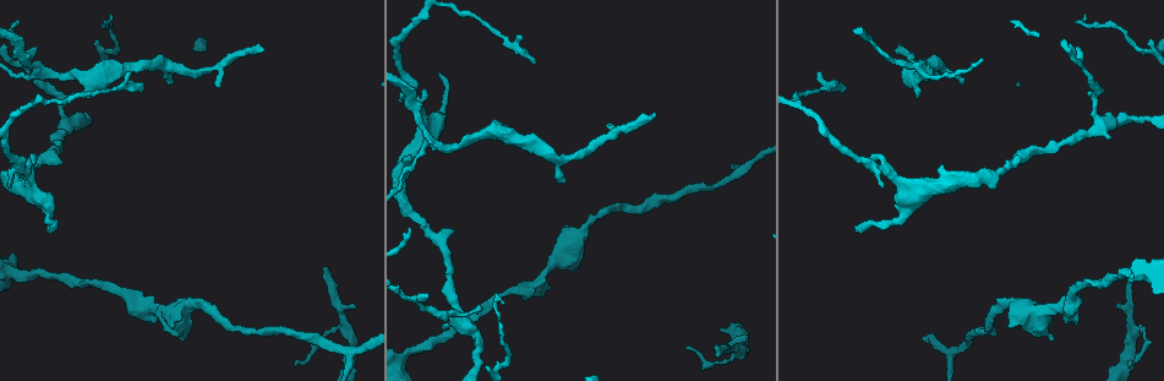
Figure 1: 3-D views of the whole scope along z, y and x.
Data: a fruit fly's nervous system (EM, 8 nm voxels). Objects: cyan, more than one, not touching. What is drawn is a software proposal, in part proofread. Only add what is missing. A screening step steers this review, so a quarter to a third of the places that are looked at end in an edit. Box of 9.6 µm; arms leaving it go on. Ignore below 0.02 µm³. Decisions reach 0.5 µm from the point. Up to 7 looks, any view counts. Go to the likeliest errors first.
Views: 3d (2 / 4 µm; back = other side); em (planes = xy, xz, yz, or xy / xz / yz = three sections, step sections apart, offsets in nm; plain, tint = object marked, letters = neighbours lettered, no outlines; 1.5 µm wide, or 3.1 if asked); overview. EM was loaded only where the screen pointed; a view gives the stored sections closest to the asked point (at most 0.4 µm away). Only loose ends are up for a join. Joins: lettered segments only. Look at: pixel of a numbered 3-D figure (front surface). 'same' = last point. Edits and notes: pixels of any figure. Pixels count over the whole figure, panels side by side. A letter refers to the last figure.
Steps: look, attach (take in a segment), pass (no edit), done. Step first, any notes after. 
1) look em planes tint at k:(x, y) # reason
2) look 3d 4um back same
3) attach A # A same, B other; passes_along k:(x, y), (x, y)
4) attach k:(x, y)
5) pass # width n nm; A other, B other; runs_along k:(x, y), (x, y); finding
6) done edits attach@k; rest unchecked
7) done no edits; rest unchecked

look em xz step 8 letters at 1:(182, 336) # free end

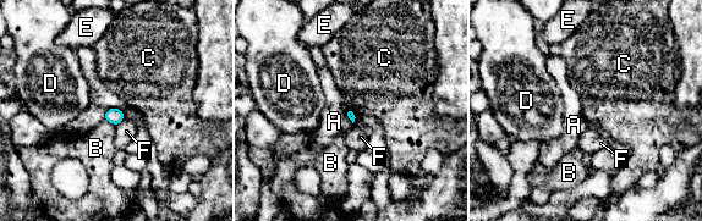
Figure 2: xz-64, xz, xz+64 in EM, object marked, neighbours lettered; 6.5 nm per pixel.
look em xy step 4 letters same

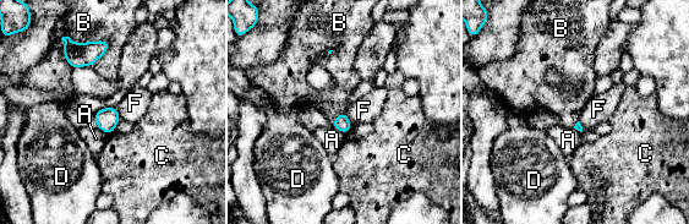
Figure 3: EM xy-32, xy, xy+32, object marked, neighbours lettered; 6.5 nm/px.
pass # A other, B other, C other, D other, F other; border 3:(345, 112), (351, 126); no lettered segment goes on from it

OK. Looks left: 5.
look em xz step 8 letters at 1:(715, 355) # an open end

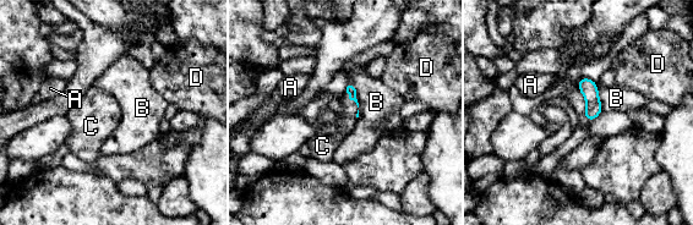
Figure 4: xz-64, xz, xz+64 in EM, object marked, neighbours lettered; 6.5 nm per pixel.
look em planes letters same # cut it another way

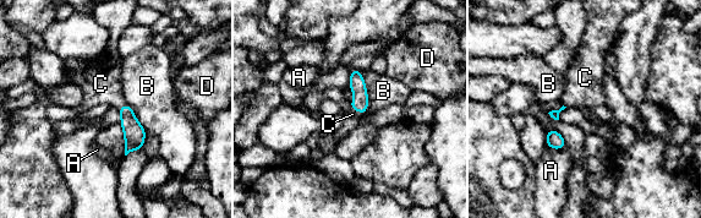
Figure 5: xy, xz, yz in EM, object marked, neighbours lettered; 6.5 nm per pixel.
attach C # A other, B other, C same, D other; passes_along 5:(360, 103), (355, 109), (352, 114); it goes on there

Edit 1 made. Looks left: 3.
look 3d 2um at 1:(441, 74) # branch stops here

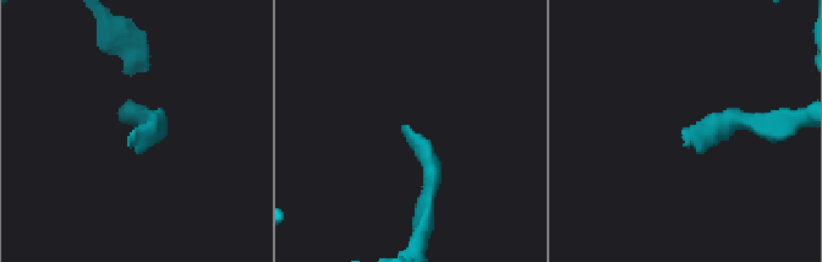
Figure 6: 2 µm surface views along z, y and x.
look em xy step 8 letters at 6:(405, 130)

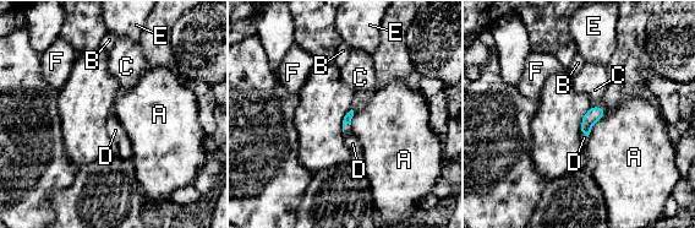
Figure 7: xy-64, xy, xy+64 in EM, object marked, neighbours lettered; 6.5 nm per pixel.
attach D # A other, B other, C other, D same, E other, F other; passes_along 7:(348, 118), (343, 126), (353, 144); it goes on there

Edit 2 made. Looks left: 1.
done edits attach@5, attach@7; rest unchecked

